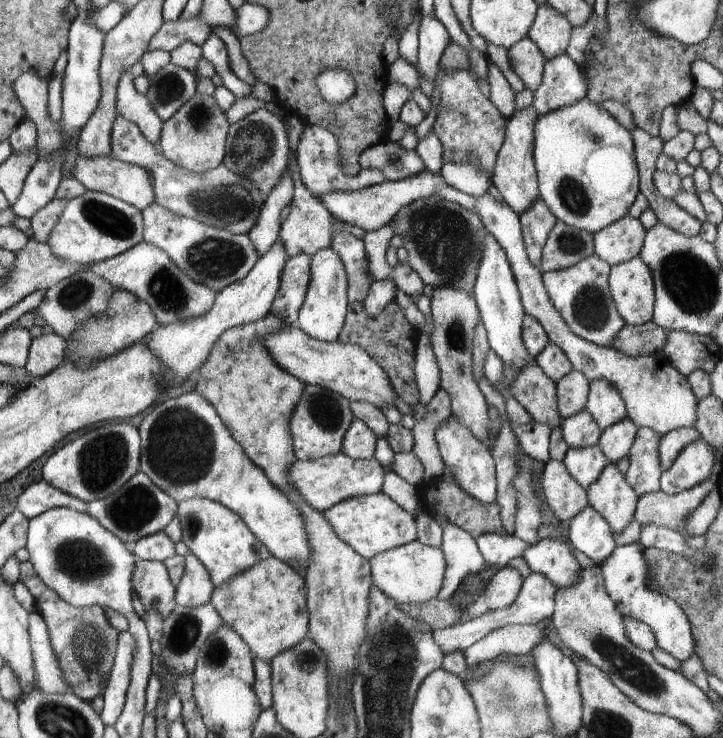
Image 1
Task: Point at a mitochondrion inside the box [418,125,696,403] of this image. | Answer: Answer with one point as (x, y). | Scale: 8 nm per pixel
(590, 306)

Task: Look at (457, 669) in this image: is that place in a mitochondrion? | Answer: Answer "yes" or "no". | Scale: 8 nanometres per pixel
no

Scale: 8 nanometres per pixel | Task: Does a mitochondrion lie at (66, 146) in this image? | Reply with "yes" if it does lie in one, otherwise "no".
no

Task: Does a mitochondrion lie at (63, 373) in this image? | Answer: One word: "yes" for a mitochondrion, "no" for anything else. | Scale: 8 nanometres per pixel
no

